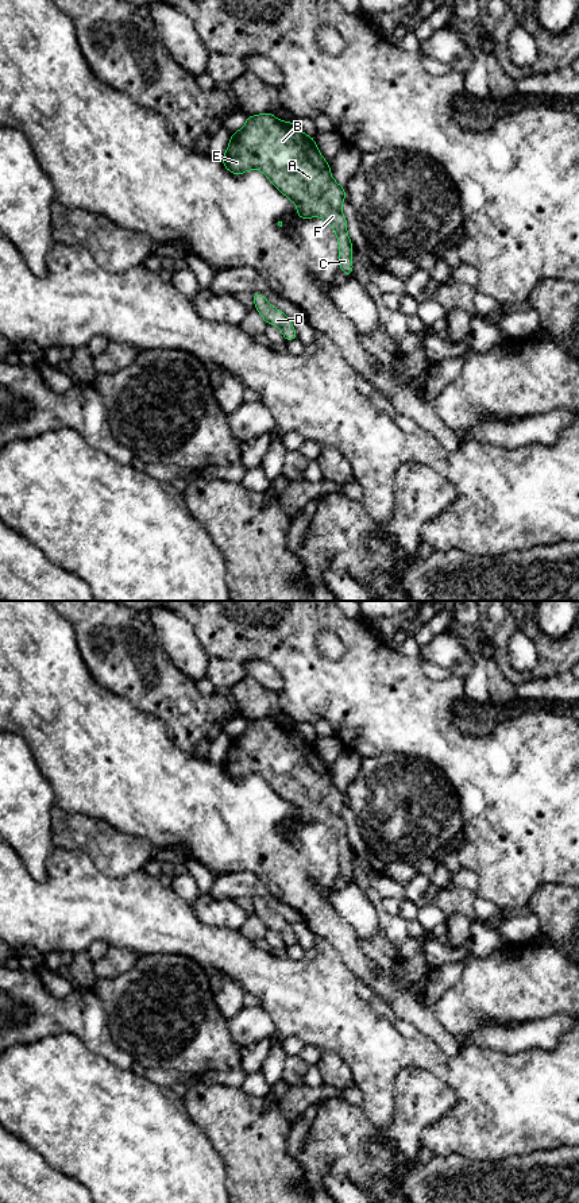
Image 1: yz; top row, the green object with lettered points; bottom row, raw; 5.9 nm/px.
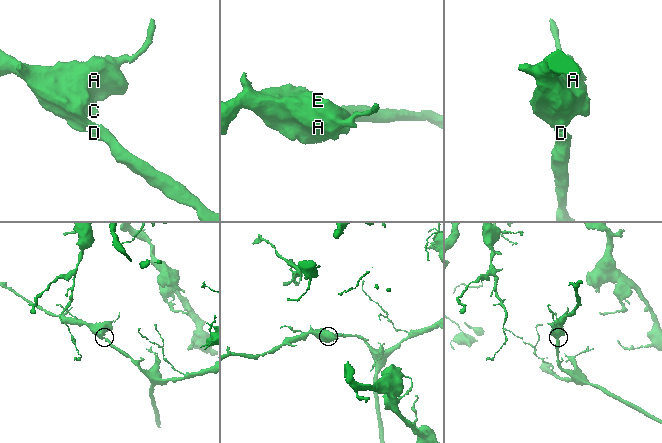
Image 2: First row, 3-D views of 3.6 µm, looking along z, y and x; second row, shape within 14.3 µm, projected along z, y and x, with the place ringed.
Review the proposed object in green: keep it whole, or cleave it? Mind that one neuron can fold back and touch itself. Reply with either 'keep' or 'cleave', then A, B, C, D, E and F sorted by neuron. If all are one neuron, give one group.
keep; A B C D E F

